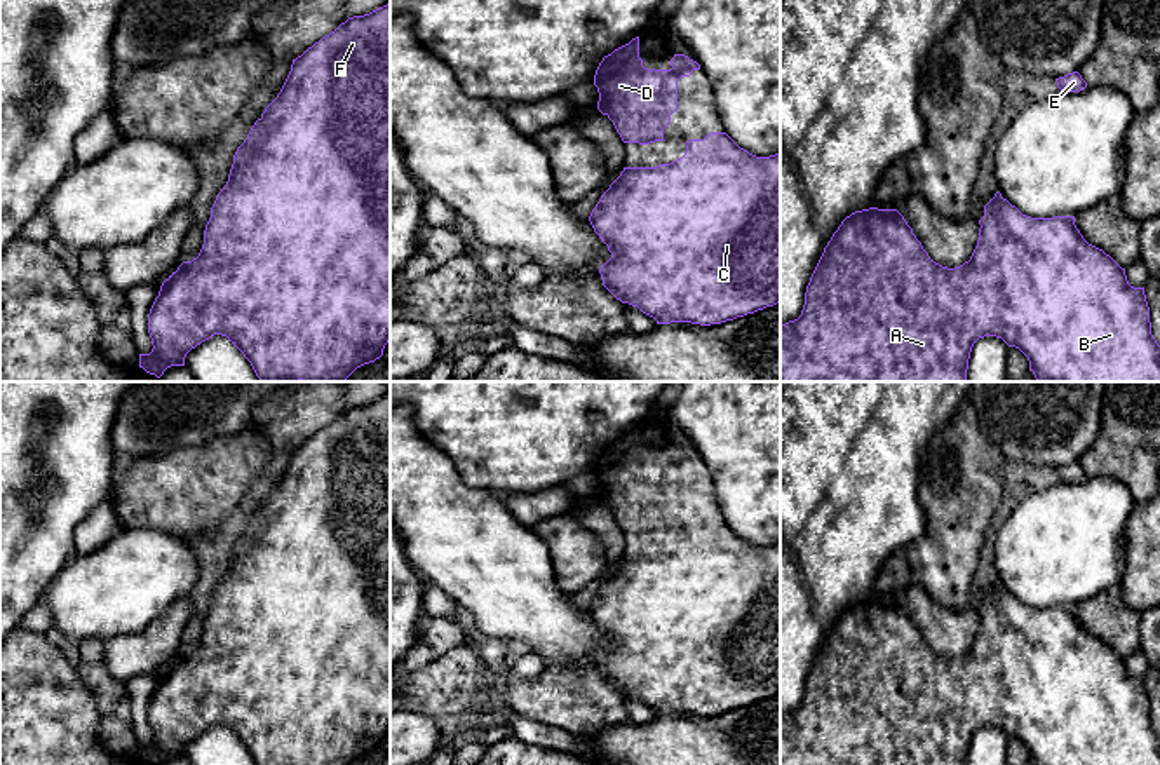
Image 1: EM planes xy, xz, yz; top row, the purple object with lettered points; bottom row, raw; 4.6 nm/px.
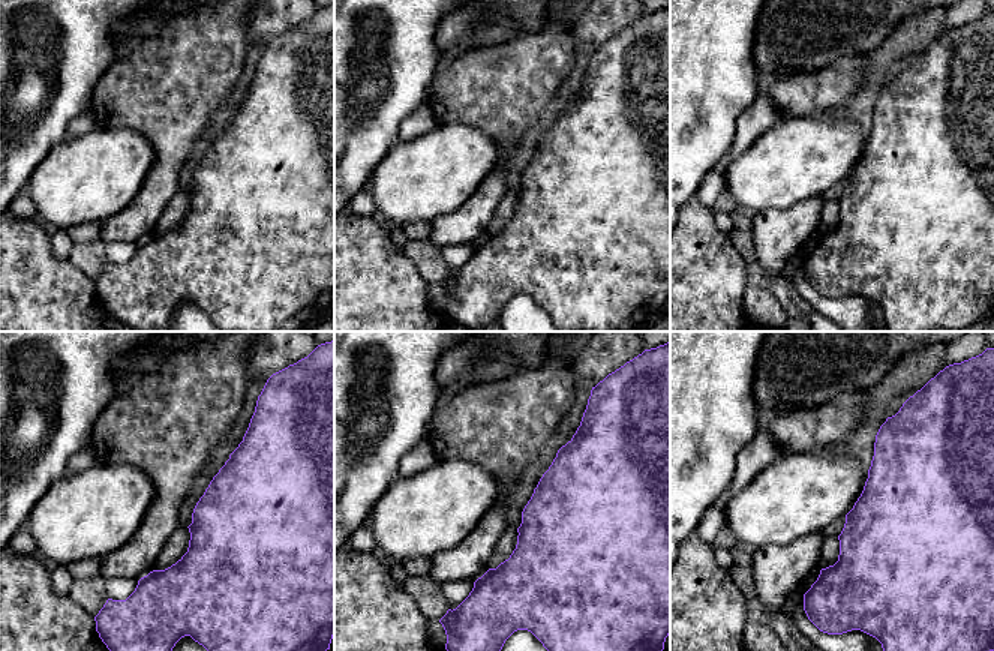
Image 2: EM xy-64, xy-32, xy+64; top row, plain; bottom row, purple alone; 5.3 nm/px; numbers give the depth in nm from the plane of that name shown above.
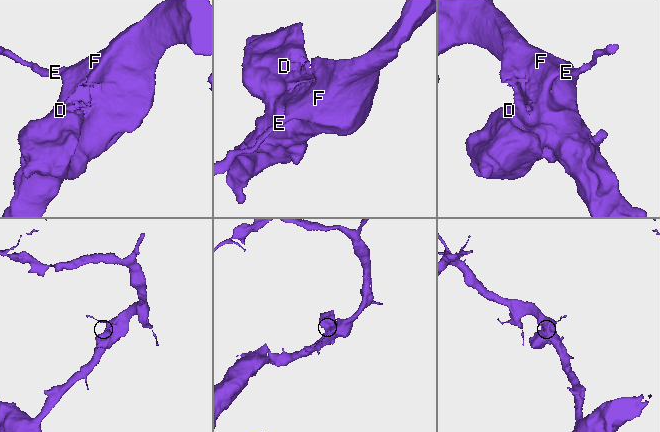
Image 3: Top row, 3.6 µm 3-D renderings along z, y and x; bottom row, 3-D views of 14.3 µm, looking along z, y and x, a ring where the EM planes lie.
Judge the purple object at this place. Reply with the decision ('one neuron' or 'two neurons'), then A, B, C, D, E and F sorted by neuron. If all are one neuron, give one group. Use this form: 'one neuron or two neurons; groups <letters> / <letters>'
one neuron; groups A B C D E F

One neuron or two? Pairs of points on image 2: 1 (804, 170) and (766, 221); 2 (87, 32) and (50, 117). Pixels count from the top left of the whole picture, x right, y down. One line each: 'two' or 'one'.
1: two
2: one

